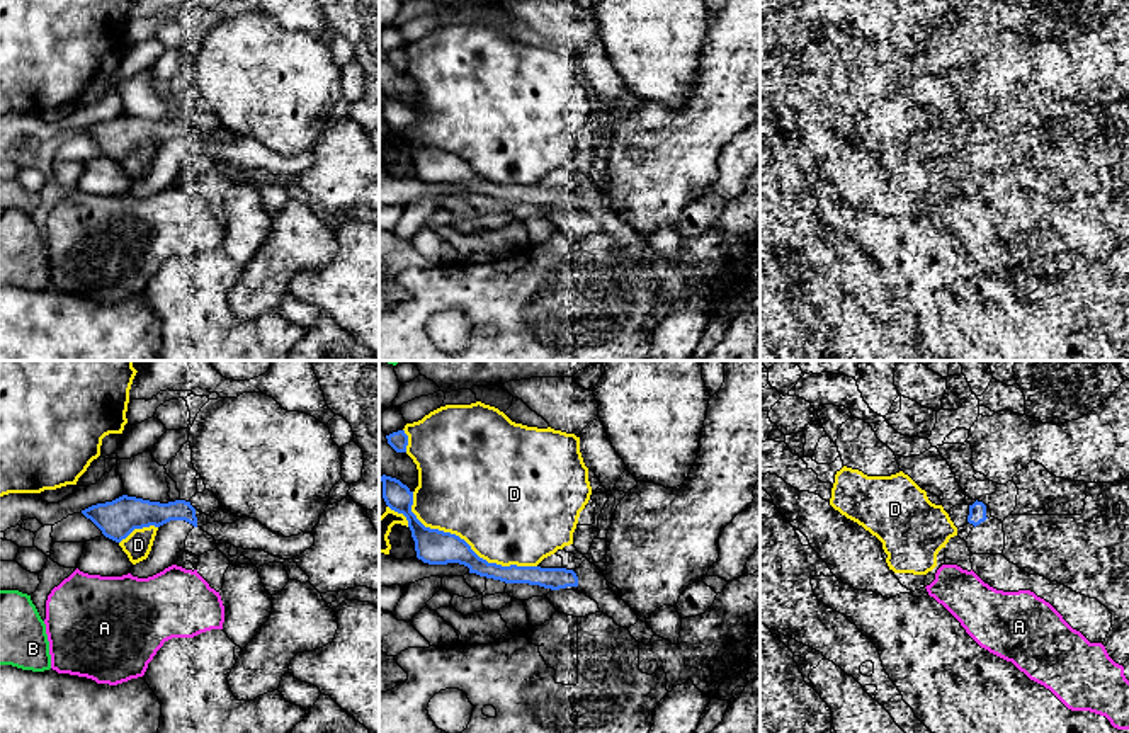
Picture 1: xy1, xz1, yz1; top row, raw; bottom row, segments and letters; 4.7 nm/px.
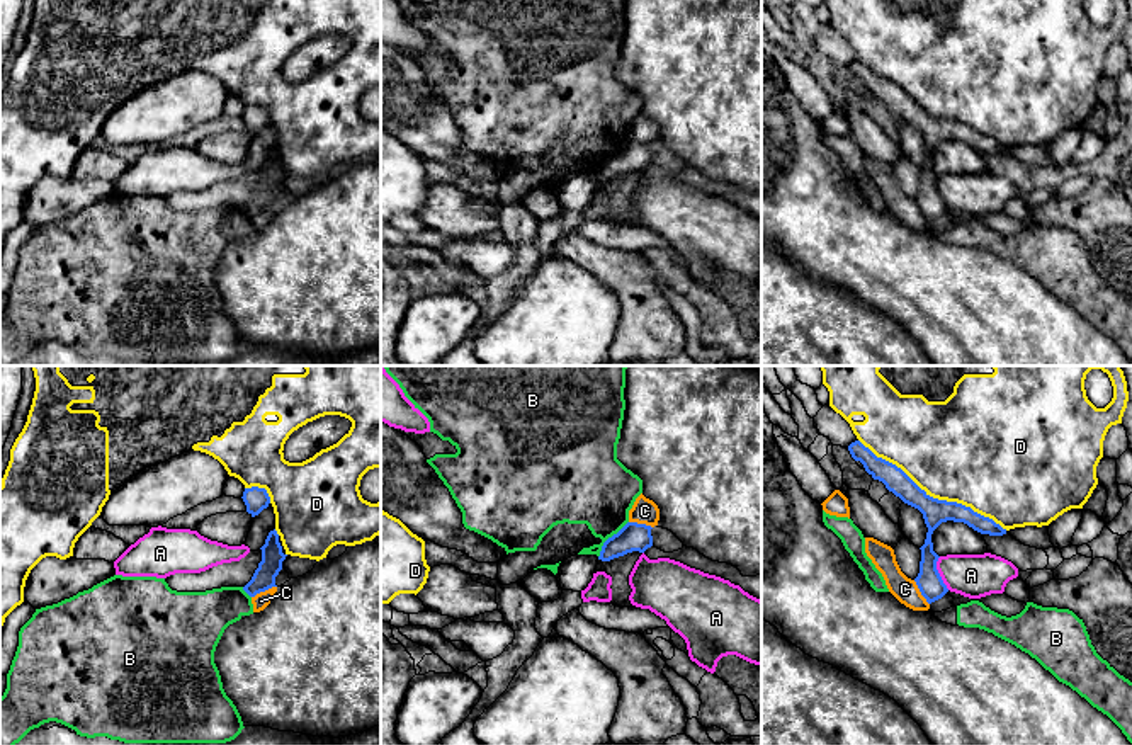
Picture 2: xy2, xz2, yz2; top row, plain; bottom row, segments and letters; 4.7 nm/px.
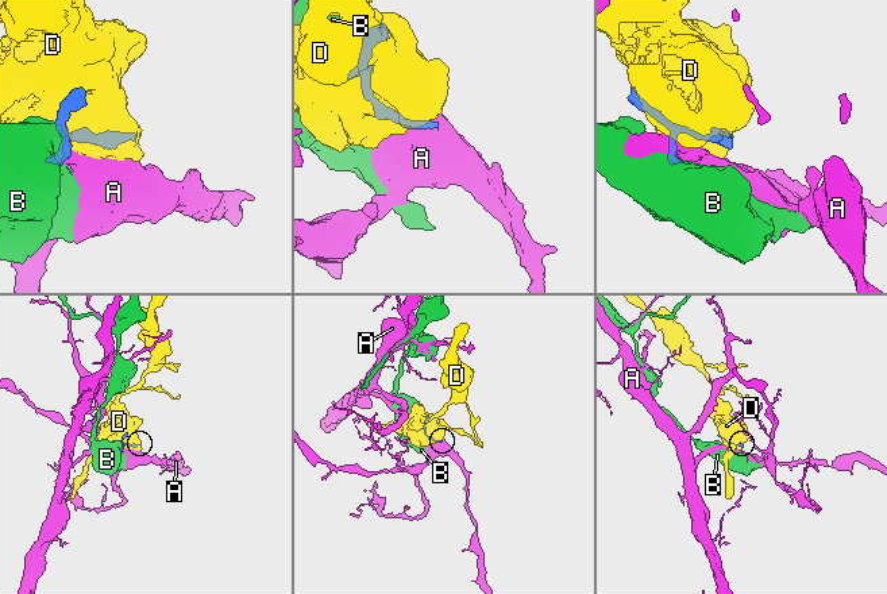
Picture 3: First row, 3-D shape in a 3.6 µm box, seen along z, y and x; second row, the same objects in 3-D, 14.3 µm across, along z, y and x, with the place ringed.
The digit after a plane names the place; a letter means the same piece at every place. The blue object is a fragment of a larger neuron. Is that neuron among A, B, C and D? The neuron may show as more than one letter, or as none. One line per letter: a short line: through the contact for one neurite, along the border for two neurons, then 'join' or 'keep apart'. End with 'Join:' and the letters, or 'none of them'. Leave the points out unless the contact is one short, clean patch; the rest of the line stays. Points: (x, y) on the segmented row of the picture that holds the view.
A: line yz2 (939, 557), (939, 575), (949, 589); keep apart
B: line xz2 (628, 521), (604, 543), (599, 557); keep apart
C: line xy2 (276, 585), (252, 597); keep apart
D: keep apart
Join: none of them

